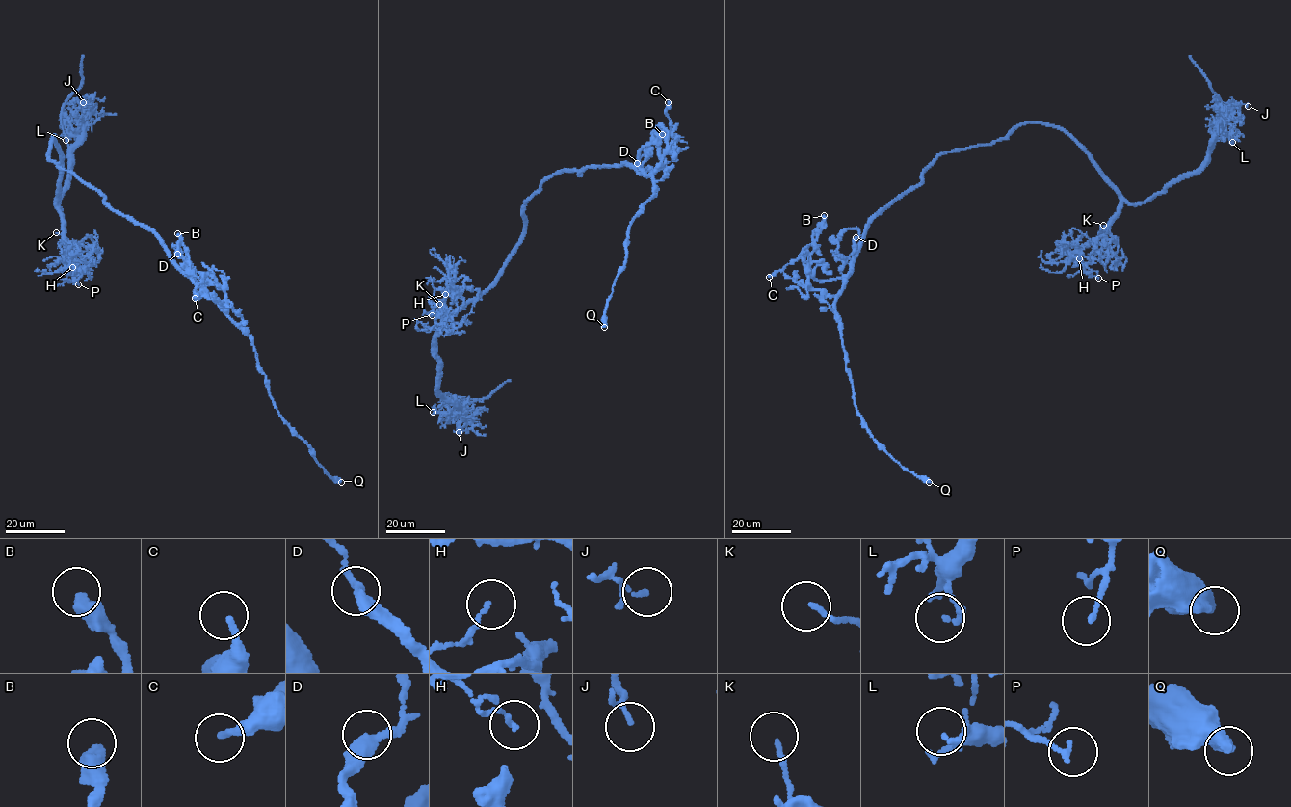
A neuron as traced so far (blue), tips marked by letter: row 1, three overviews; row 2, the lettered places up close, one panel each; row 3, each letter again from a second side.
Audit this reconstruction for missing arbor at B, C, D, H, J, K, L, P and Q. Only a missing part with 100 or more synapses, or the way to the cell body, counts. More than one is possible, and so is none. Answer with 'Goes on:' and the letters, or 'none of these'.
Goes on: none of these

